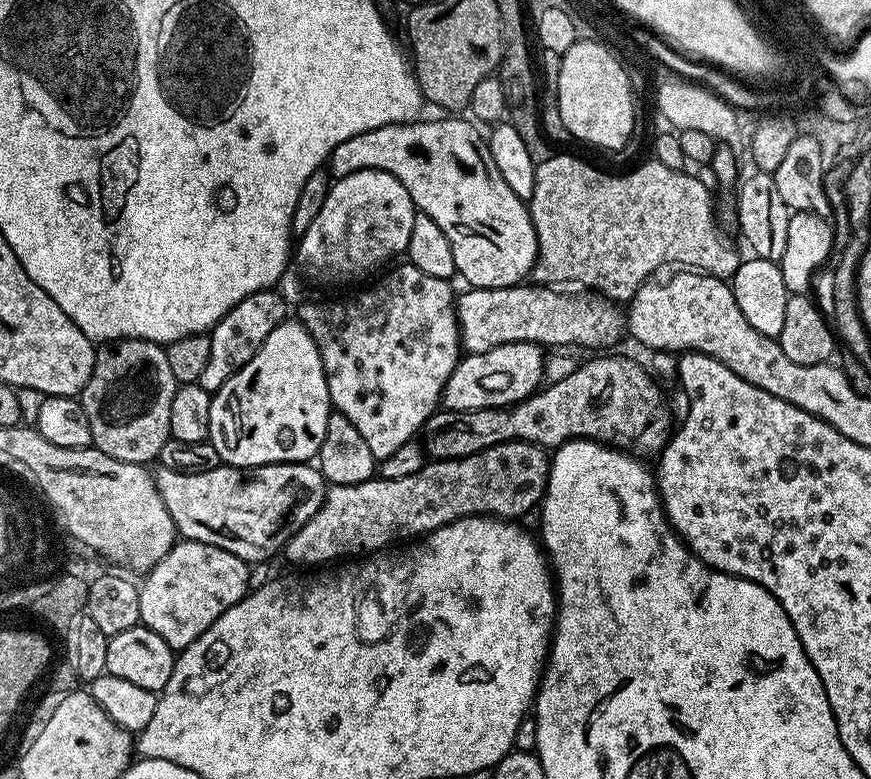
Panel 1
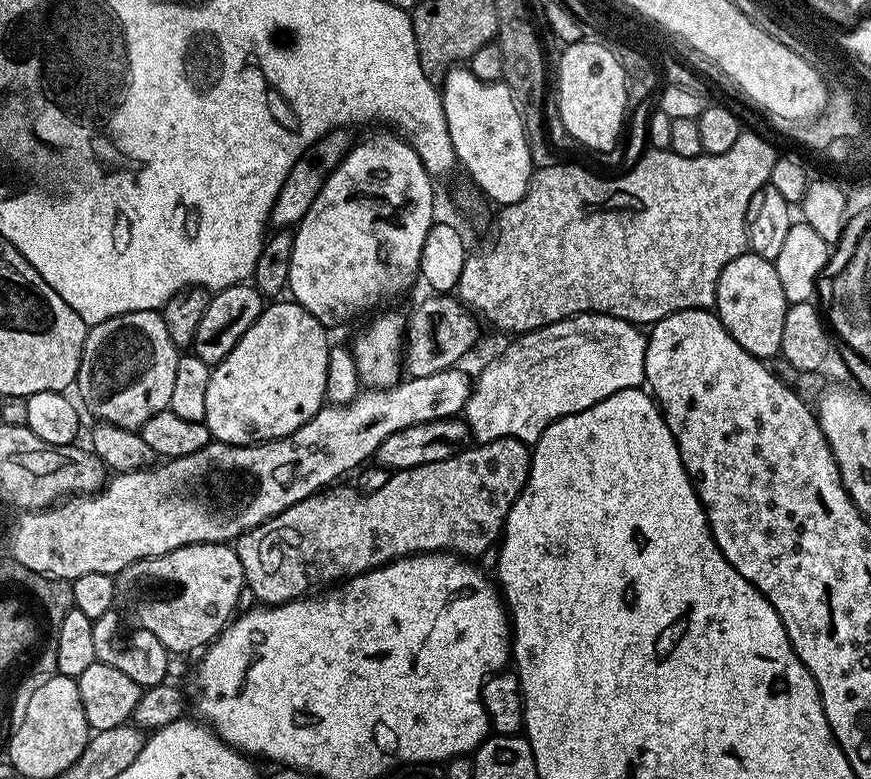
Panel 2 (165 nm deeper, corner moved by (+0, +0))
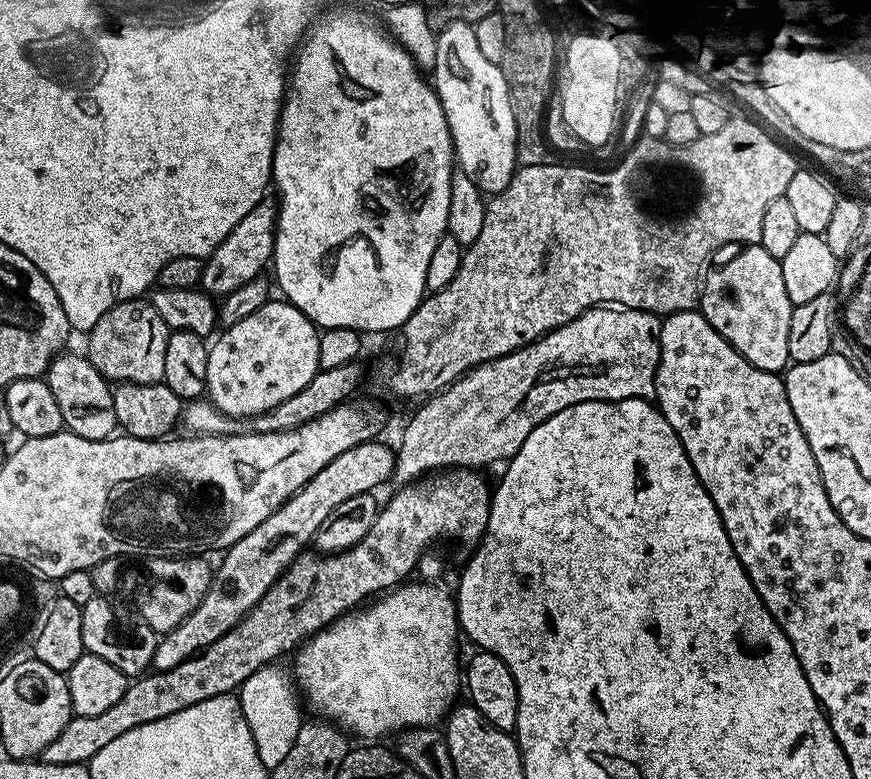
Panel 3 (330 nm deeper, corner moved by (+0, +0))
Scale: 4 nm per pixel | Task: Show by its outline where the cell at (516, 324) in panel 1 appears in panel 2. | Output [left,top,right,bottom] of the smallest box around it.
[402,294,481,378]

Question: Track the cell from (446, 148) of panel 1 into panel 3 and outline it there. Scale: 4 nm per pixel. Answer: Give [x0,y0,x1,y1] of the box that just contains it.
[199,198,278,298]

